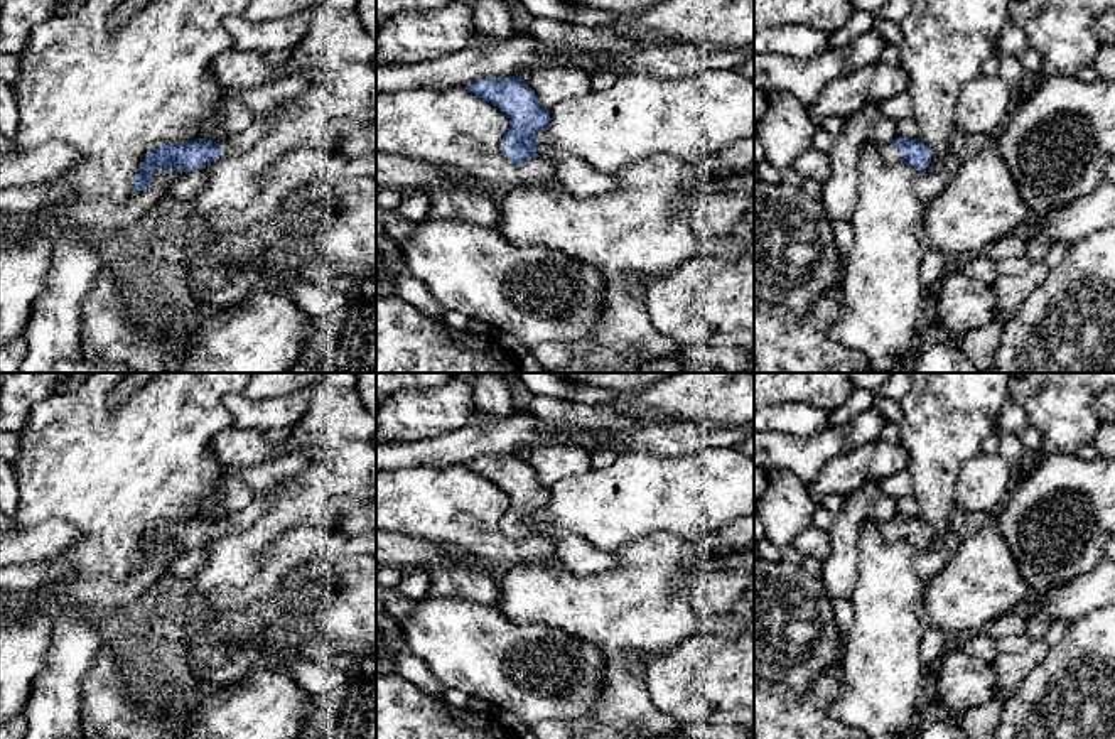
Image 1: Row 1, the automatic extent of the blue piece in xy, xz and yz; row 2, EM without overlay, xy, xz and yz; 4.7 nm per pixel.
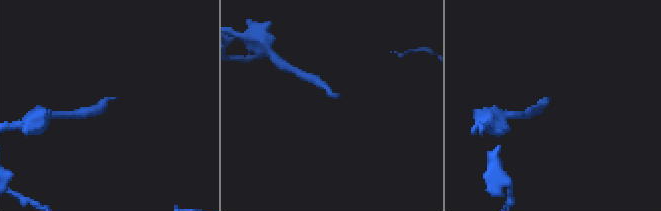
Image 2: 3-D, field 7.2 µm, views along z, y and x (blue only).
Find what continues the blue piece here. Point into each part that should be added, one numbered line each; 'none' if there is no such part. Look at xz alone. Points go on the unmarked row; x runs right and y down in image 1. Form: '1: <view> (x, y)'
1: xz (576, 554)

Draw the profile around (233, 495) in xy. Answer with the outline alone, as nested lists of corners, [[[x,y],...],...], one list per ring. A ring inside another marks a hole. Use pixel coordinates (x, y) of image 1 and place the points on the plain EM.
[[[224,477],[218,491],[218,503],[224,513],[240,513],[250,506],[255,498],[256,493],[236,477]]]

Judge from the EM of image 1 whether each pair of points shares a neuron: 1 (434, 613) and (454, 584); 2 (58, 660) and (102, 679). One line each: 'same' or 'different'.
1: different
2: different

